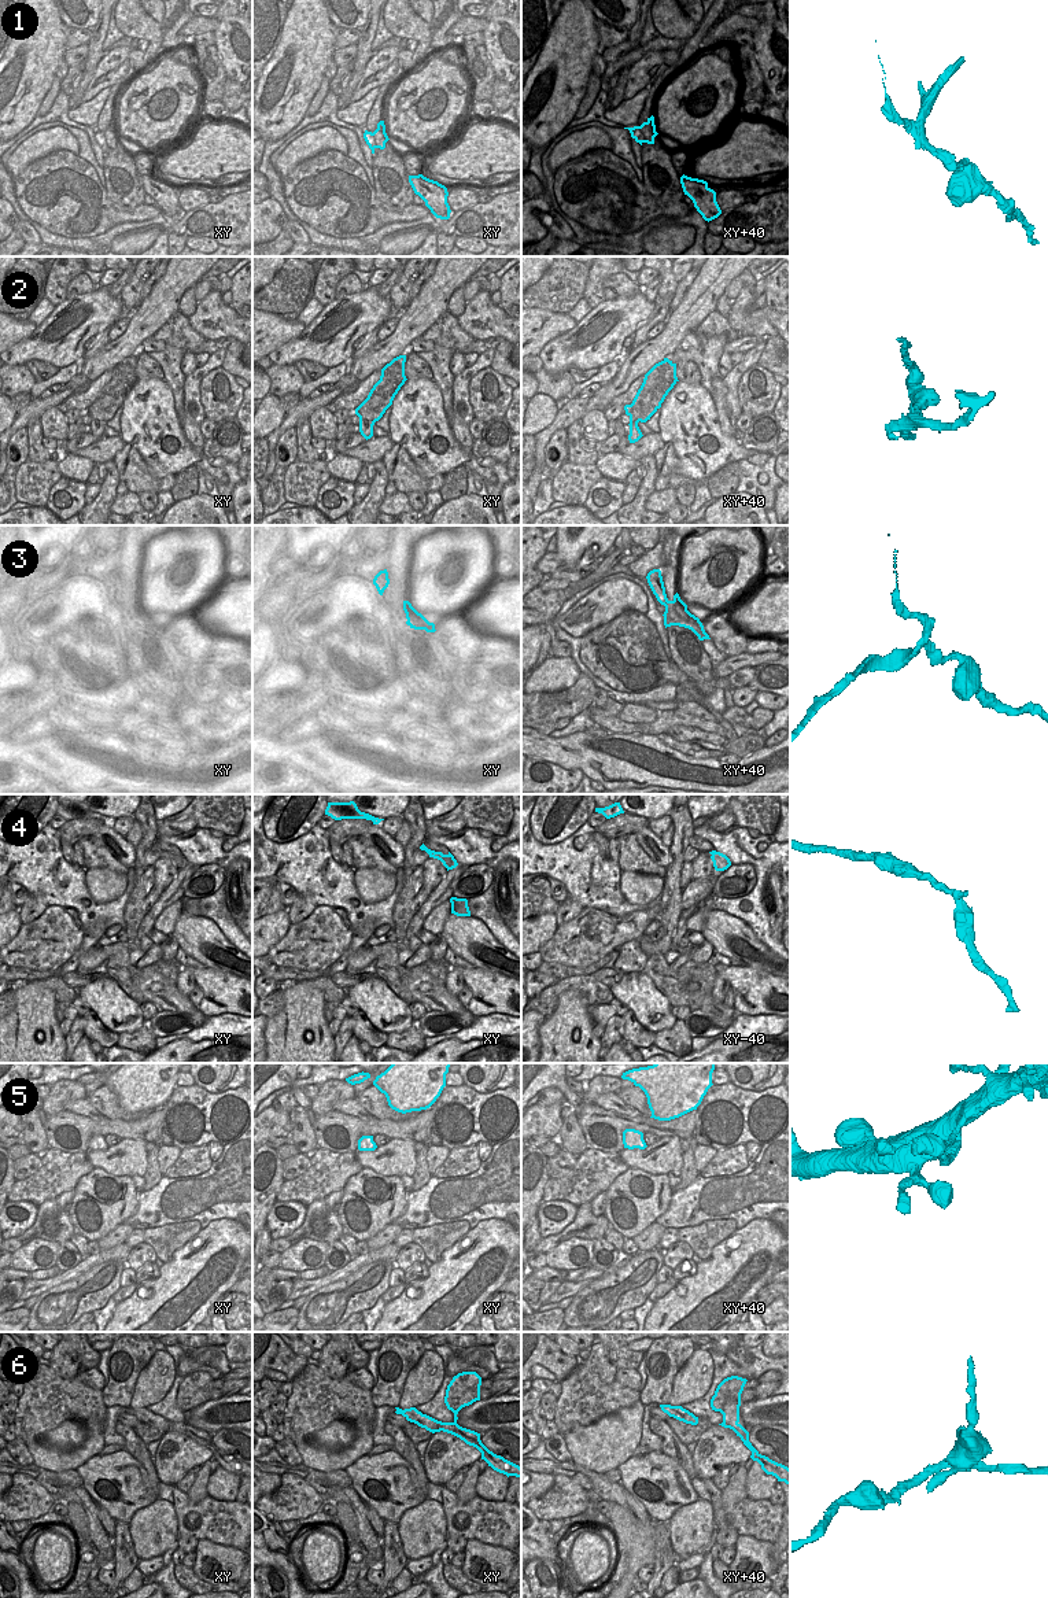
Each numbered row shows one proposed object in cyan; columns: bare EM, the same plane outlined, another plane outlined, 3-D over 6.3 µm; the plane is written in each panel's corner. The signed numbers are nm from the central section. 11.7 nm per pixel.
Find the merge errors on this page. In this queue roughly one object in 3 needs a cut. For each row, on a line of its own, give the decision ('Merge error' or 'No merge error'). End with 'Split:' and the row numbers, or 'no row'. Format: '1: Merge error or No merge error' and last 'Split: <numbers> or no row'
1: Merge error
2: Merge error
3: Merge error
4: Merge error
5: No merge error
6: Merge error
Split: 1, 2, 3, 4, 6.

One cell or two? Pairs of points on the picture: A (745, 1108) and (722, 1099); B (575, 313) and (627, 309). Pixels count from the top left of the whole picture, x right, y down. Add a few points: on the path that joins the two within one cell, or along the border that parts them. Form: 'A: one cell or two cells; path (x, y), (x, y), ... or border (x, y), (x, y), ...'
A: one cell; path (740, 1107), (727, 1100)
B: two cells; border (593, 309), (578, 323)

